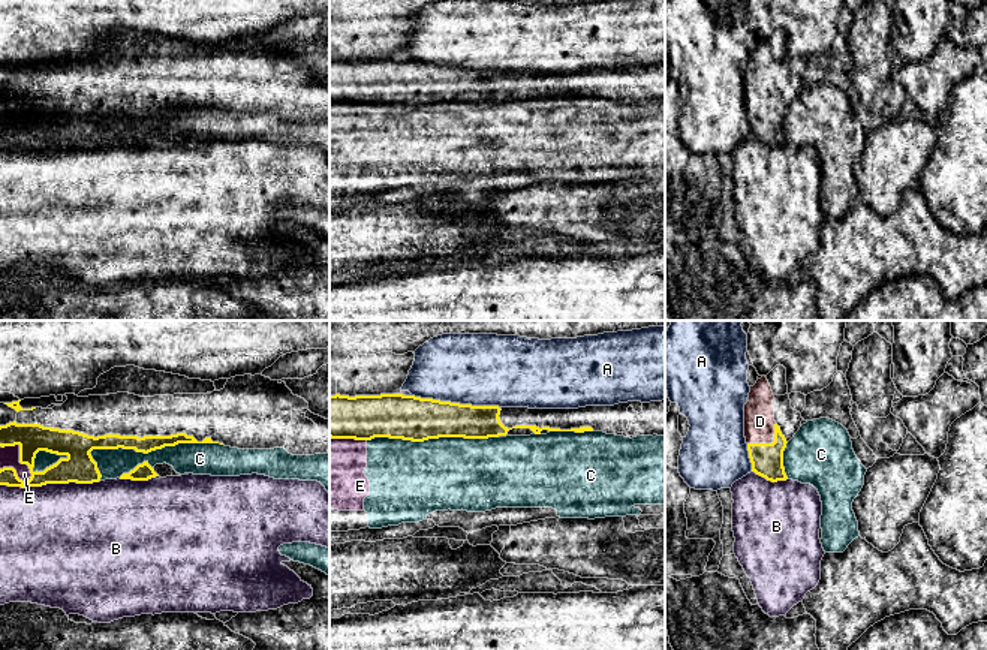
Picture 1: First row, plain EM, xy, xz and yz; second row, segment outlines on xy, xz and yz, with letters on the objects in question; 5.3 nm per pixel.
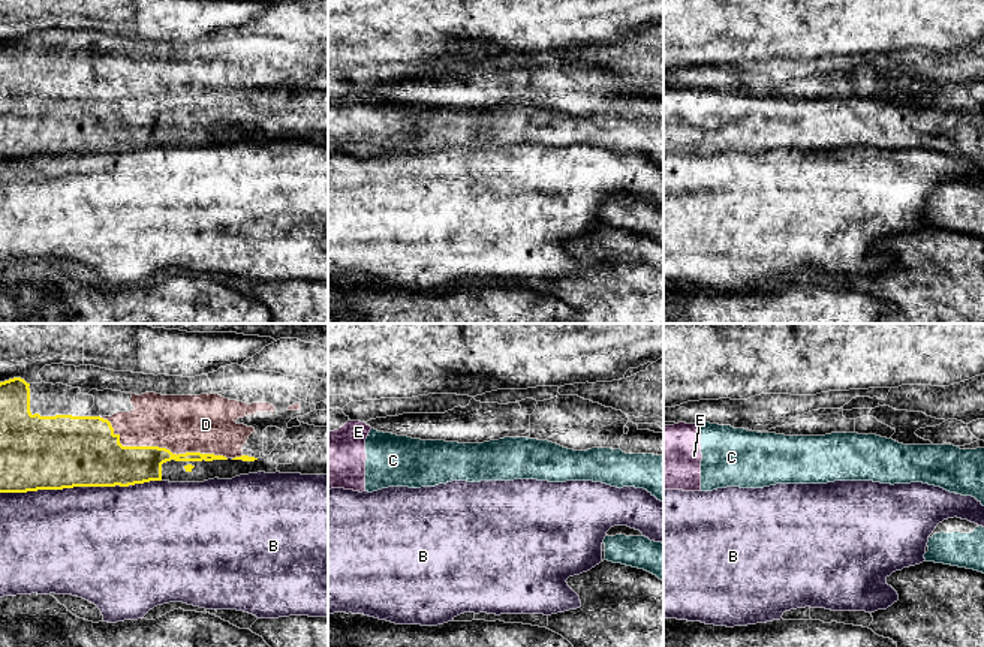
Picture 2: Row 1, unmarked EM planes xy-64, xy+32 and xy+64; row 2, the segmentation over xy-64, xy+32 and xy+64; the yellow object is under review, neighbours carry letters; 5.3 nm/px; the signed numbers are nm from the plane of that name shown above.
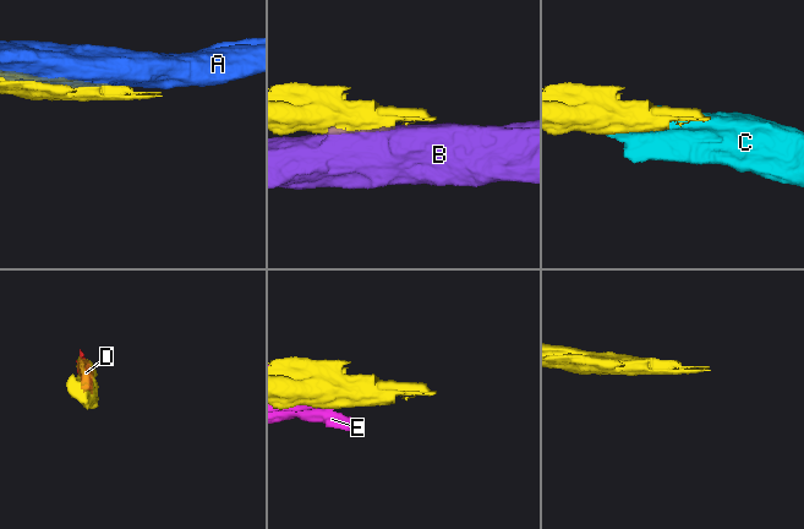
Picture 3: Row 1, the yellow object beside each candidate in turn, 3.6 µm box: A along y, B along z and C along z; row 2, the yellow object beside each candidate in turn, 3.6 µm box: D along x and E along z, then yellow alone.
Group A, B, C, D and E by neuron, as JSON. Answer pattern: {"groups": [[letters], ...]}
{"groups": [["A"], ["B"], ["C", "E"], ["D"]]}

